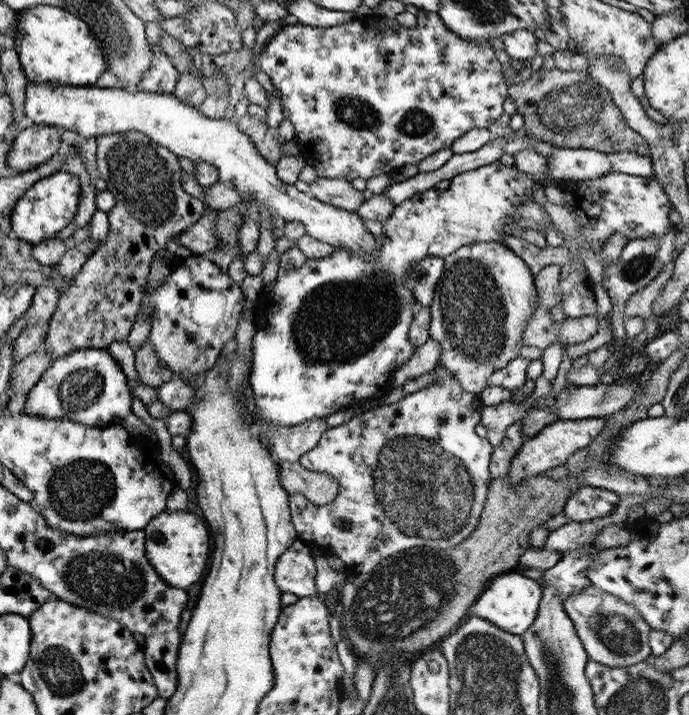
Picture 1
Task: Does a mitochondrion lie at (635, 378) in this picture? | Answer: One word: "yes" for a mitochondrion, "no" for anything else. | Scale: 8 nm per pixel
no

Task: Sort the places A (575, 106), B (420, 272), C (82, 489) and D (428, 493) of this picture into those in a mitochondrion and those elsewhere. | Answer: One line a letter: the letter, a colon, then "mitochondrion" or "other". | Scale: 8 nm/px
A: mitochondrion
B: mitochondrion
C: mitochondrion
D: mitochondrion

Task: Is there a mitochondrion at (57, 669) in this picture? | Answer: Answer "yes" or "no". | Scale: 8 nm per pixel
yes

